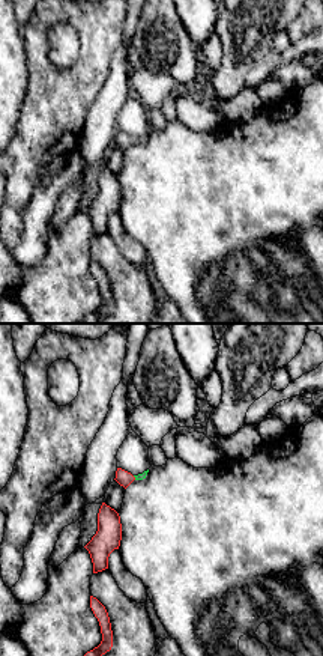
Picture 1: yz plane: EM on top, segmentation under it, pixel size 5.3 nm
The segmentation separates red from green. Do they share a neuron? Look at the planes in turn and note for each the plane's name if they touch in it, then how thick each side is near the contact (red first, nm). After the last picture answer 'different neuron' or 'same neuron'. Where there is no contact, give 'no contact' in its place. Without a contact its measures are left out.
contact in yz; calibres 80 and 30 nm

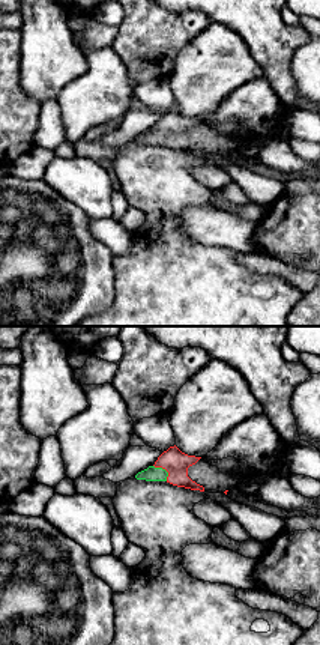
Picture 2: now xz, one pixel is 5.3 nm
contact in xz; calibres 140 and 80 nm

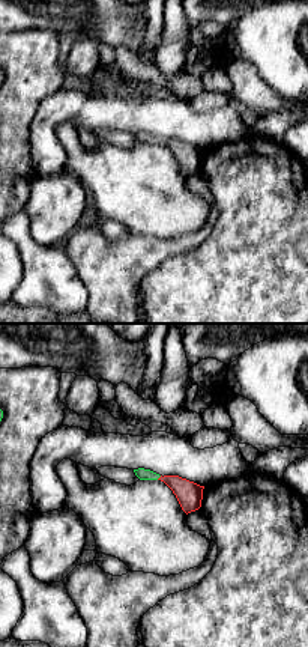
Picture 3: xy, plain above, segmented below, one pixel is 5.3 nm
contact in xy; calibres 140 and 60 nm

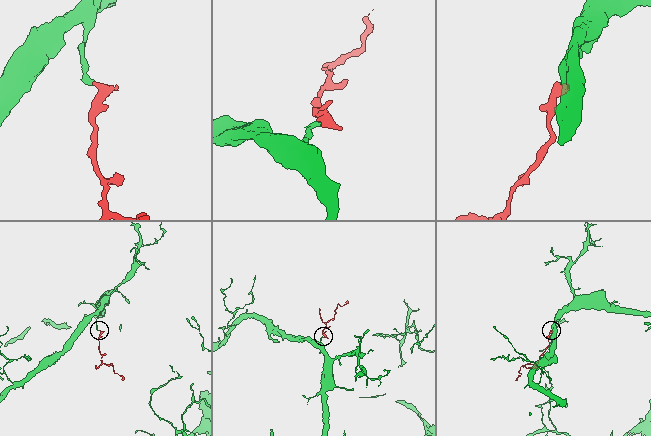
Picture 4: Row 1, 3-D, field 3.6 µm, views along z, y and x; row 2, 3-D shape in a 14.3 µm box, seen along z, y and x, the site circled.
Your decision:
same neuron

